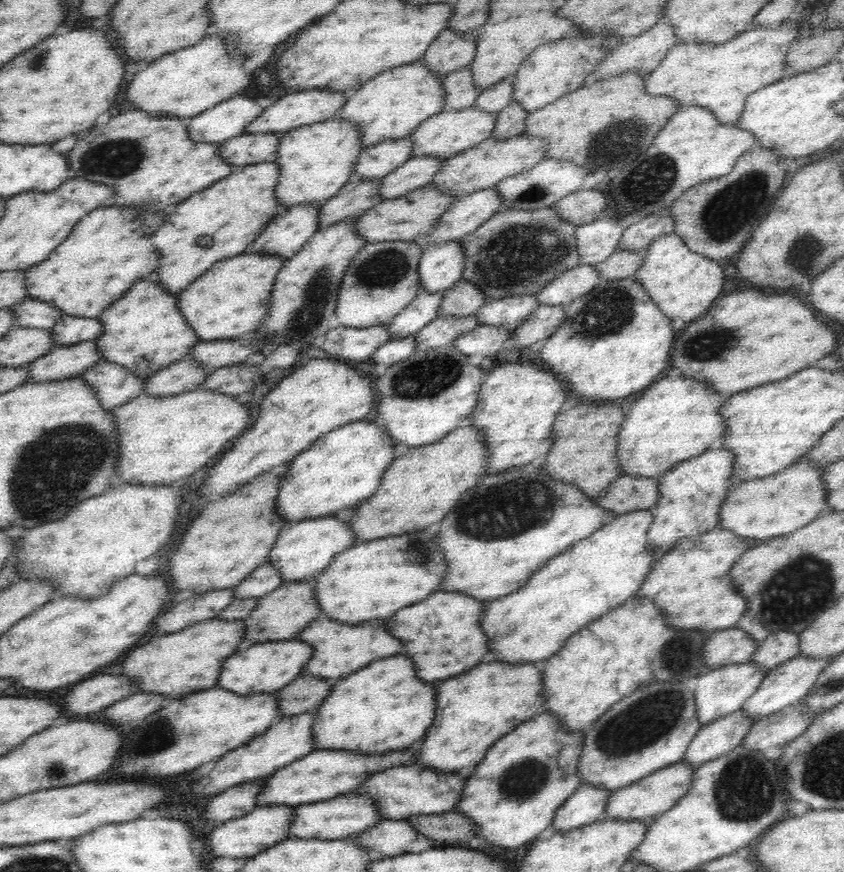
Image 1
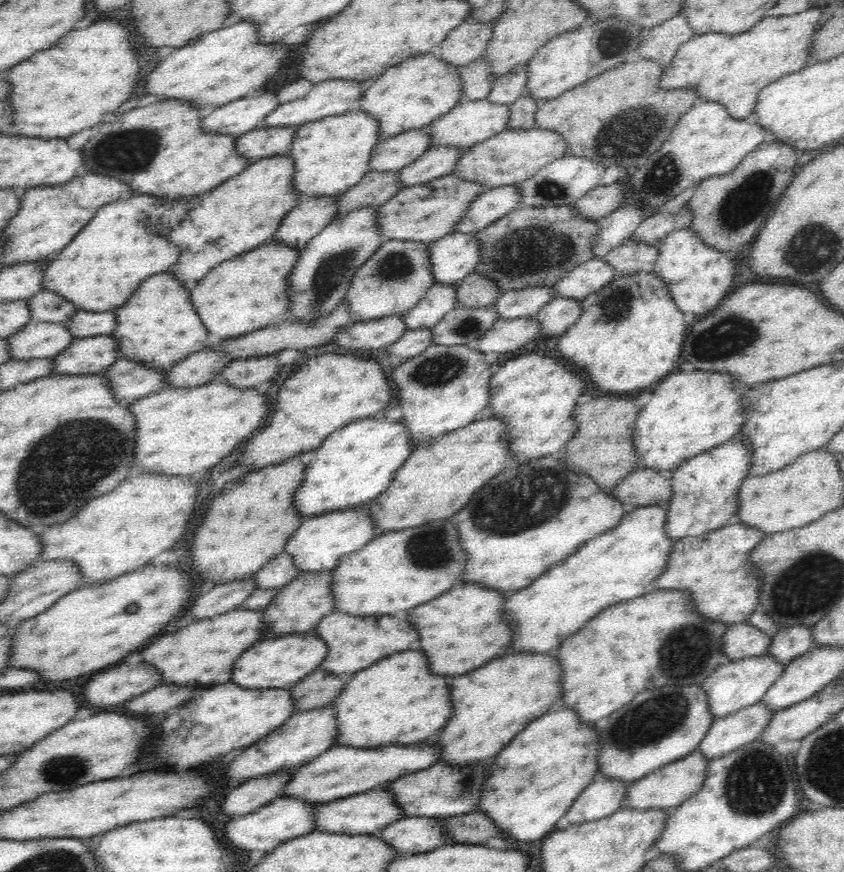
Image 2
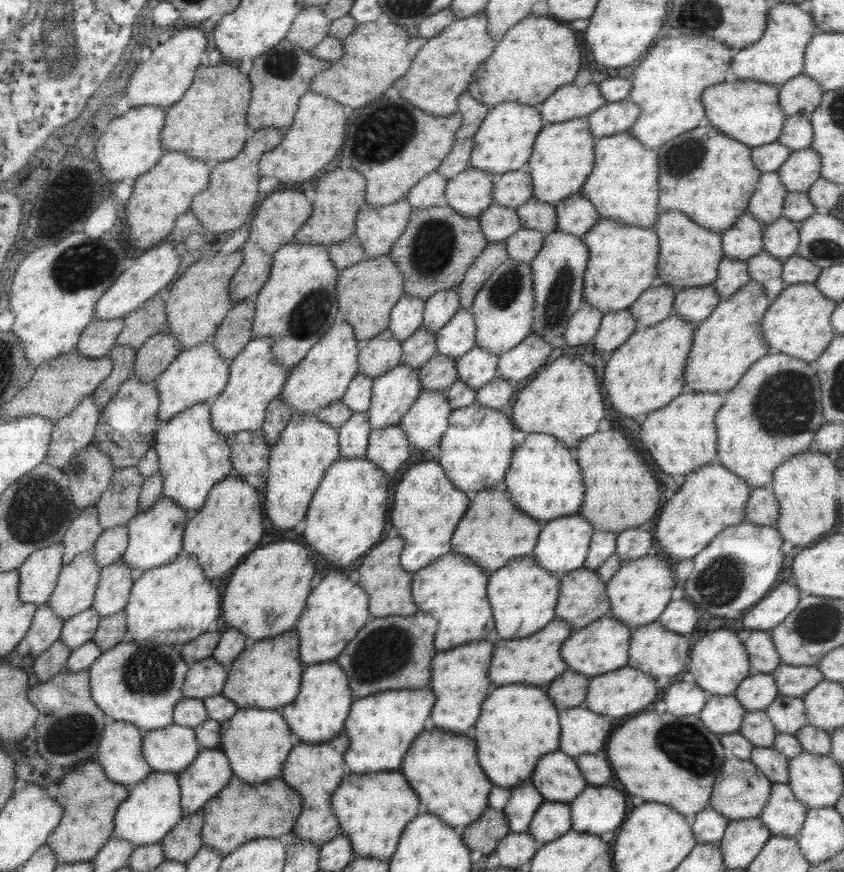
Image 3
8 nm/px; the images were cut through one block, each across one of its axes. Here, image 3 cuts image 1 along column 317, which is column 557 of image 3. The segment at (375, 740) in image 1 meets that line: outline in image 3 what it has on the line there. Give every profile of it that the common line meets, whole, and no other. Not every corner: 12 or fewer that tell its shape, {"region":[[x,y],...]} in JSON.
{"region":[[495,687],[470,730],[485,778],[527,782],[558,750],[545,688]]}

